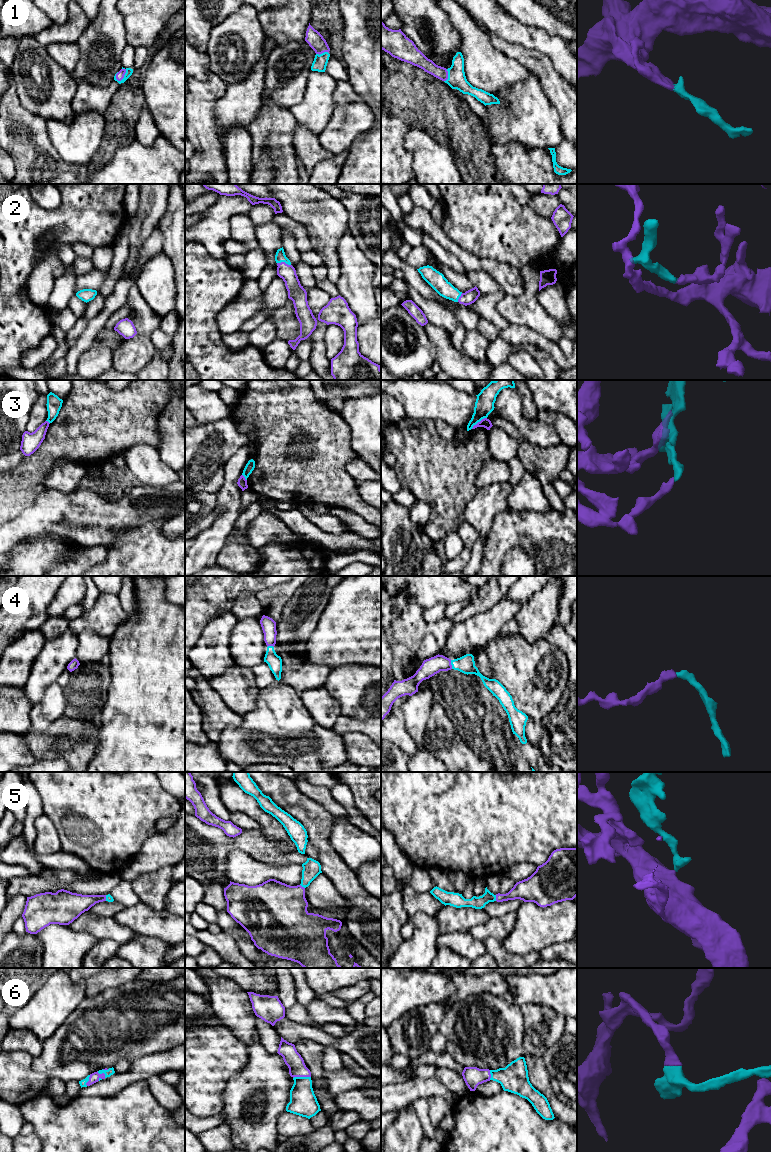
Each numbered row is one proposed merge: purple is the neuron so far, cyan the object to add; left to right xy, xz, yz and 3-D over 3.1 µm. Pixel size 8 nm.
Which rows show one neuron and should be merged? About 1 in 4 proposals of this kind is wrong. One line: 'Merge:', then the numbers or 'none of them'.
Merge: 1, 2, 4, 5, 6

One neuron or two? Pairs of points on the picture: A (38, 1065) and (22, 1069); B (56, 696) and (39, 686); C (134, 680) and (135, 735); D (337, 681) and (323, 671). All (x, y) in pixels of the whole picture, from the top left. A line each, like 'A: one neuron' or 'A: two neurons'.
A: two neurons
B: two neurons
C: one neuron
D: two neurons

